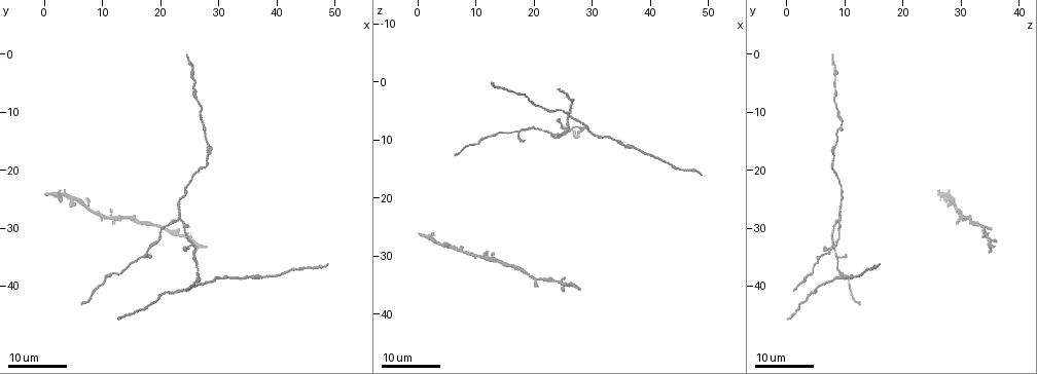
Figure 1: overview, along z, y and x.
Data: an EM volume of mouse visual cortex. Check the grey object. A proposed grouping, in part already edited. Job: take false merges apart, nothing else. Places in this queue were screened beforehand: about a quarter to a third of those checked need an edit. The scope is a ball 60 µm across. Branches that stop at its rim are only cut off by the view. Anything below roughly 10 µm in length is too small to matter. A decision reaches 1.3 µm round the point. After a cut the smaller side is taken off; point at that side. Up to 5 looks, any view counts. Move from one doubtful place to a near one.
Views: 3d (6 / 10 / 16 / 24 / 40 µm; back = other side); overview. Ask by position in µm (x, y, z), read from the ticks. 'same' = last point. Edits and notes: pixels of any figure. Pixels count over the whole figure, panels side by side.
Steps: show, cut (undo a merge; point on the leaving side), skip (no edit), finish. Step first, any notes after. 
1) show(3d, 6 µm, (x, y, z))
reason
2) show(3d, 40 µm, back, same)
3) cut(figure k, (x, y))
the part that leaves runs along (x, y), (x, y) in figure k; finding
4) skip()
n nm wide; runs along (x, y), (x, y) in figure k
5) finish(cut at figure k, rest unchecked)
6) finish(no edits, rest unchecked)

show(3d, 24 µm, (12.0, 28.5, 29.5))
arms part here

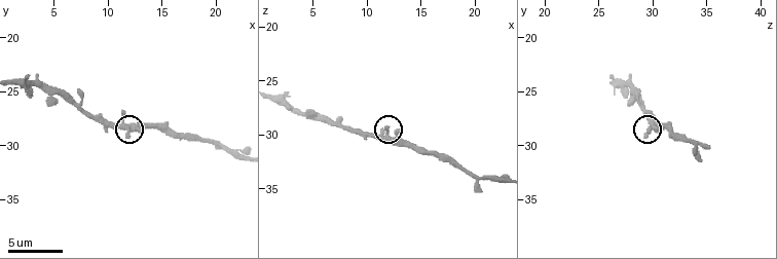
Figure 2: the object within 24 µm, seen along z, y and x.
show(3d, 10 µm, (11.8, 28.6, 29.8))

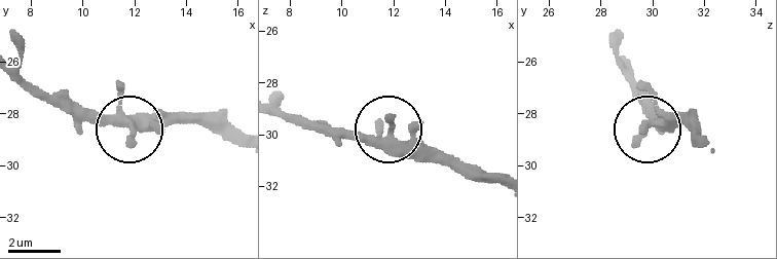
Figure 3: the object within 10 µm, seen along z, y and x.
skip()
320 nm wide; runs along (454, 168), (423, 160), (391, 134), (327, 137) in figure 3; one cell here

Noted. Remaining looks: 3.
show(3d, 24 µm, (35.5, 38.5, 11.0))

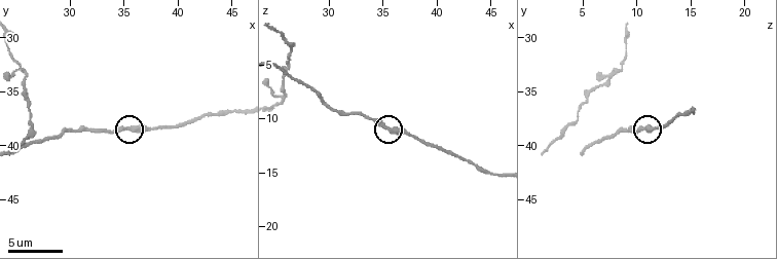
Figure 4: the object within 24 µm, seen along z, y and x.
show(3d, 10 µm, (35.4, 38.4, 10.8))

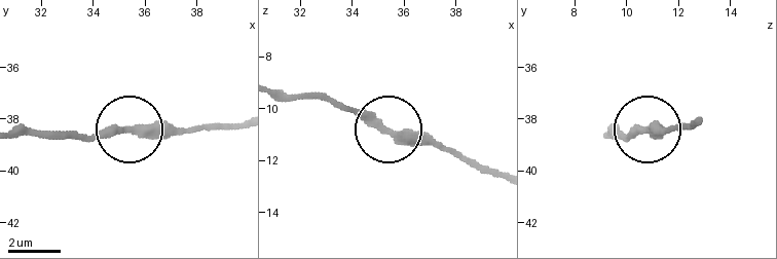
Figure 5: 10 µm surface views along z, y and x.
skip()
continuous, no second cell

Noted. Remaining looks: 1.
finish(no edits, rest unchecked)

